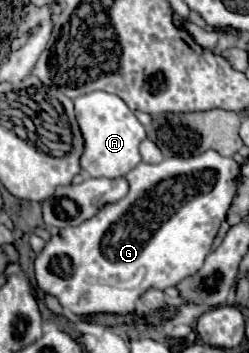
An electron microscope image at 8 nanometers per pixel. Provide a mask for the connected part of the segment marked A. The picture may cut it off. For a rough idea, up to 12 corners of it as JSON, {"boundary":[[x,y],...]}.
{"boundary":[[107,91],[75,99],[89,177],[141,163],[145,127]]}

